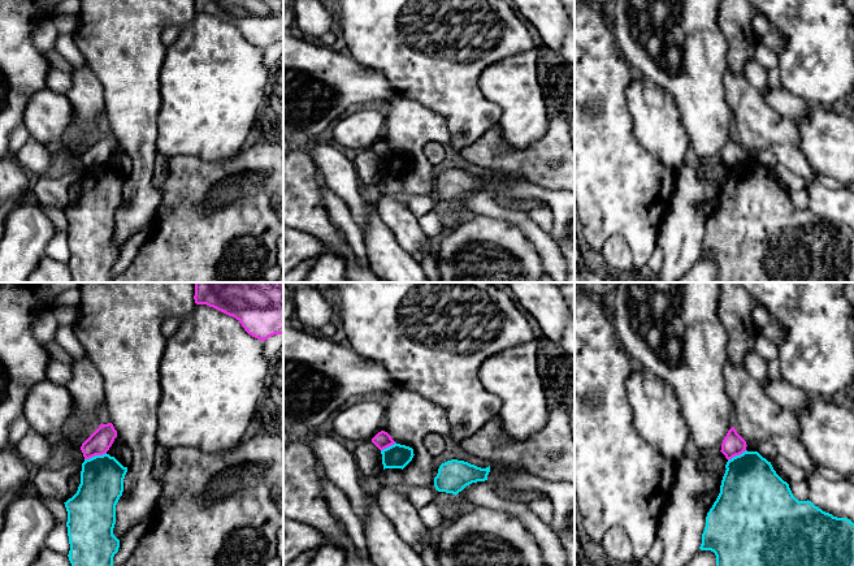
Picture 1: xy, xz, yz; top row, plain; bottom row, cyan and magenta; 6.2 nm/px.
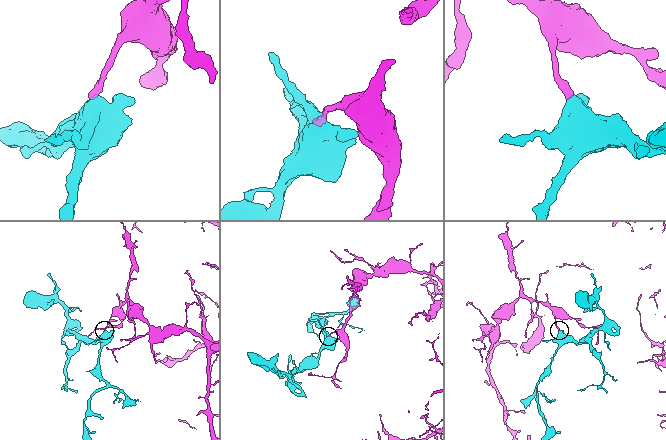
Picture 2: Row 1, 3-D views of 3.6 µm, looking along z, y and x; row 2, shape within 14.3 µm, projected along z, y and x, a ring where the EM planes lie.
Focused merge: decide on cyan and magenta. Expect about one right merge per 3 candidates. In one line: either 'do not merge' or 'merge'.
do not merge

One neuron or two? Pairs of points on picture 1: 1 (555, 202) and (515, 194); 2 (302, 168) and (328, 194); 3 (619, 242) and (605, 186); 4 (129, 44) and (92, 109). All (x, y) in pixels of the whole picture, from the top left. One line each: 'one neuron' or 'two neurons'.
1: one neuron
2: two neurons
3: two neurons
4: two neurons

